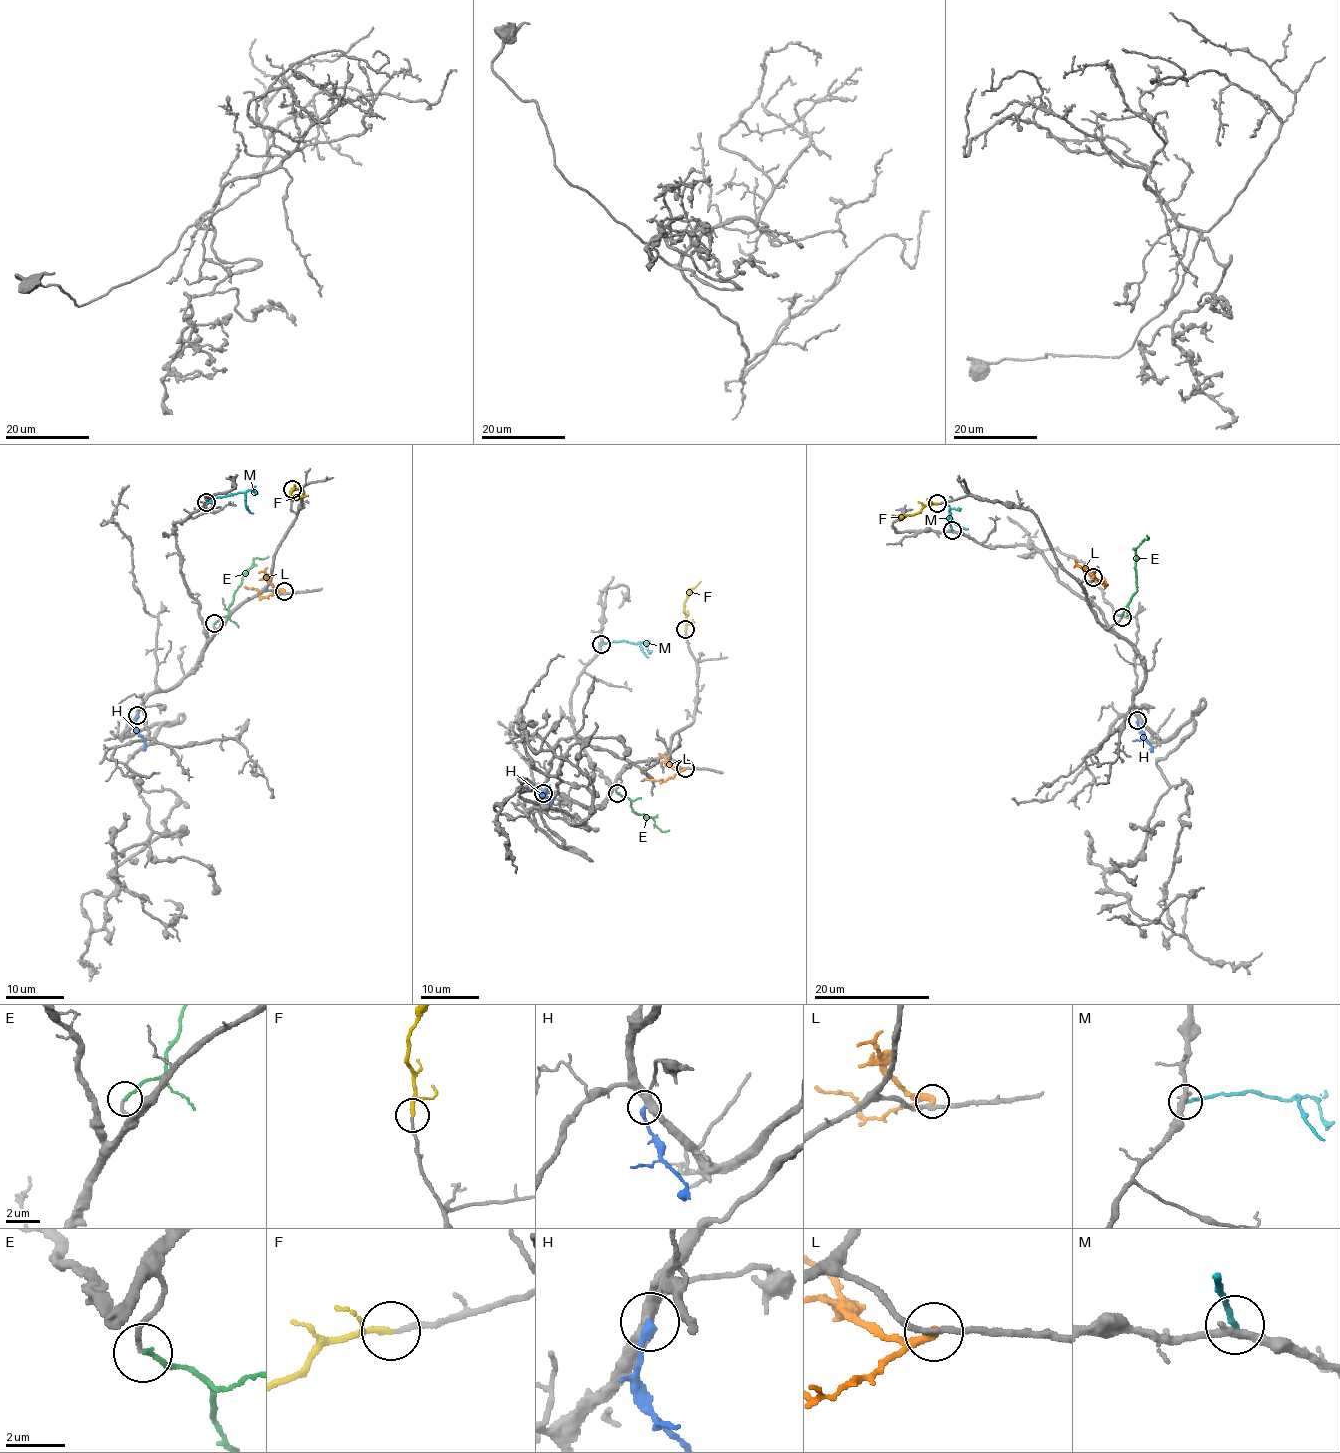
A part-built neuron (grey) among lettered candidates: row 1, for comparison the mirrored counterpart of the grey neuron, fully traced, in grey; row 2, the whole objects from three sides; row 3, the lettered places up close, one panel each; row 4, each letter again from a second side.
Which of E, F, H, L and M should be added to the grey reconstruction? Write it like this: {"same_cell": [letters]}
{"same_cell": ["E", "F"]}

